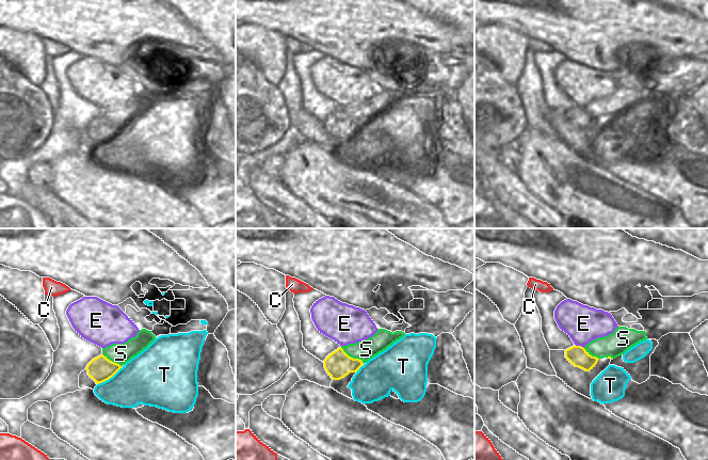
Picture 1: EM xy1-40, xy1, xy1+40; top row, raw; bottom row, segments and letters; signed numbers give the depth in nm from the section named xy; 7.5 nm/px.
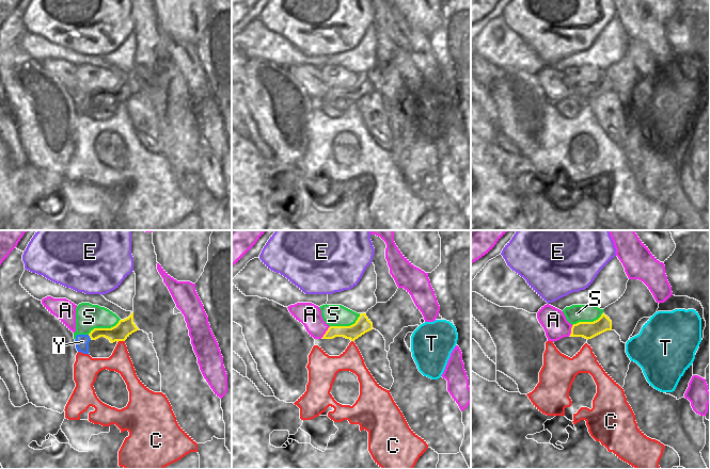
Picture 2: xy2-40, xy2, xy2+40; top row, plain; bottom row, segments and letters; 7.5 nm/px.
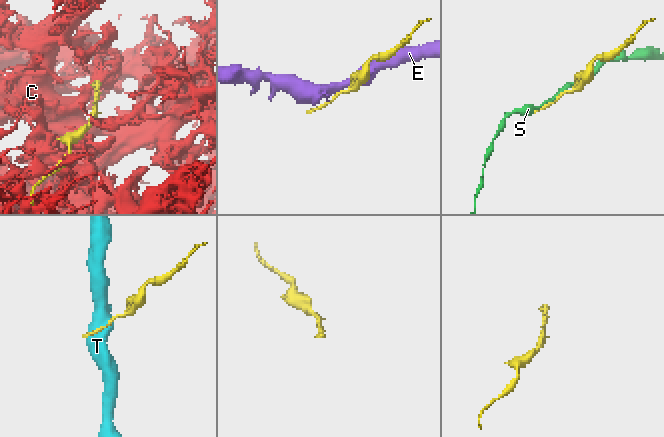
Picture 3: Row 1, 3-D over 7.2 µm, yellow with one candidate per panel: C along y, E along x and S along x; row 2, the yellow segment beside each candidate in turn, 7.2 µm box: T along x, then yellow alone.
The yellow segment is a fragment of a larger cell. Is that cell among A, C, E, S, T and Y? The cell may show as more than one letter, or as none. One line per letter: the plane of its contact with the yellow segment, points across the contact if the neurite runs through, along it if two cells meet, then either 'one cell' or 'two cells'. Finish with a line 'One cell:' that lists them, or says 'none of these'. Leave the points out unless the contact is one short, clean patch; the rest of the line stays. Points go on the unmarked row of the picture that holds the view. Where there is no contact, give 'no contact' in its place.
A: contact in xy2; border xy2 (330, 87), (321, 98); two cells
C: contact in xy2-40; two cells
E: contact in xy1+40; two cells
S: contact in xy2-40; two cells
T: contact in xy1-40; two cells
Y: contact in xy2-40; way xy2-40 (119, 94), (96, 94), (90, 98), (82, 102); one cell
One cell: Y

